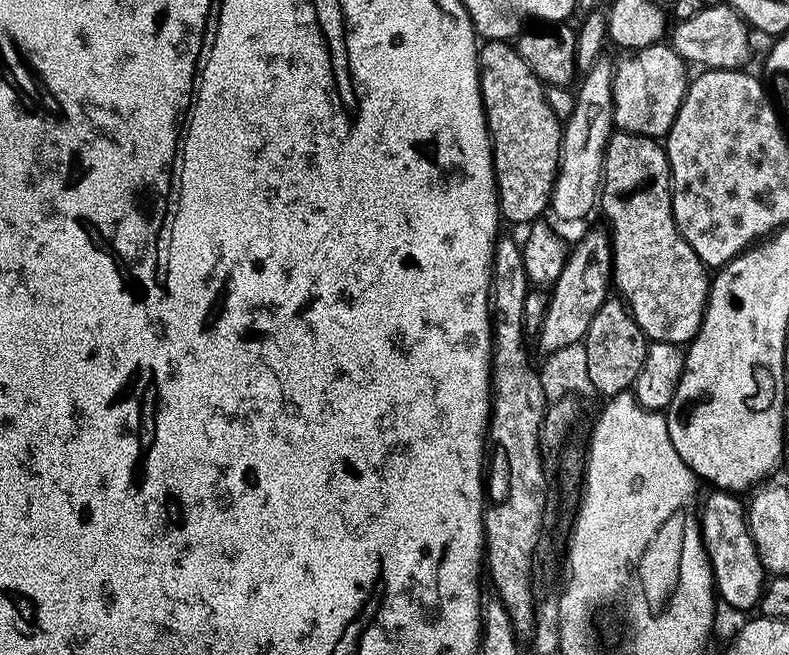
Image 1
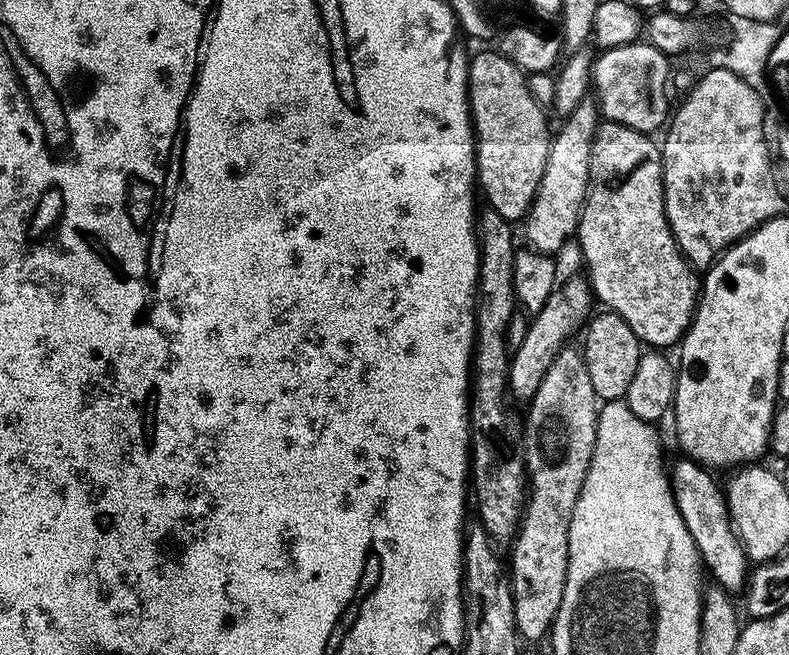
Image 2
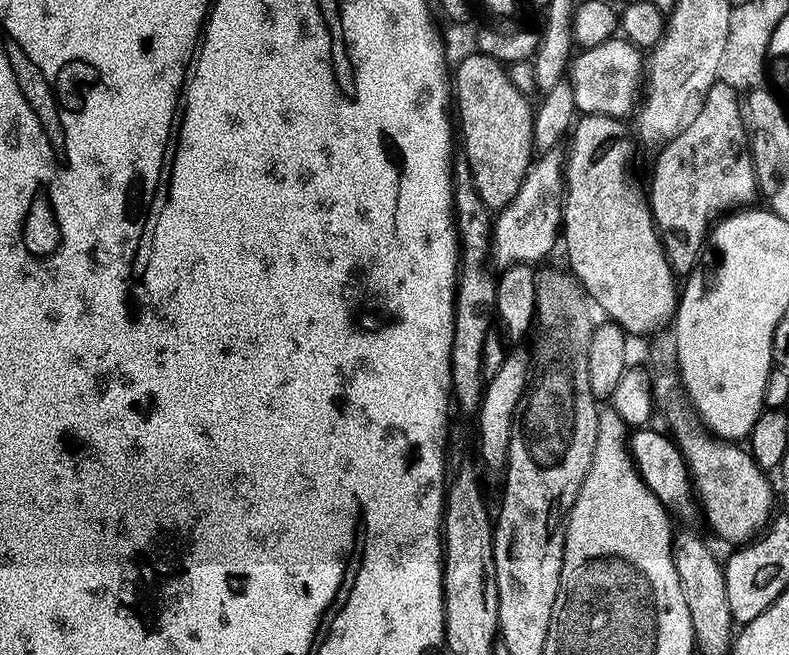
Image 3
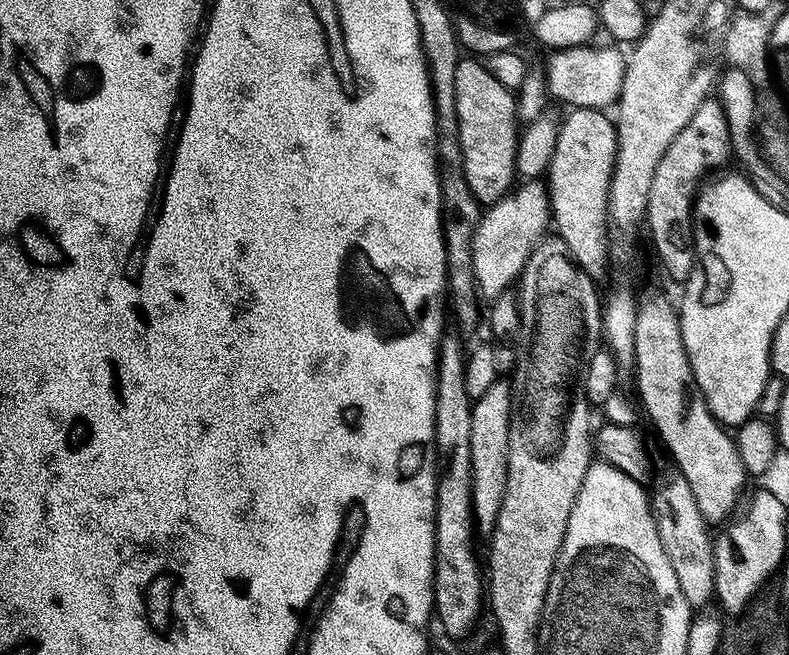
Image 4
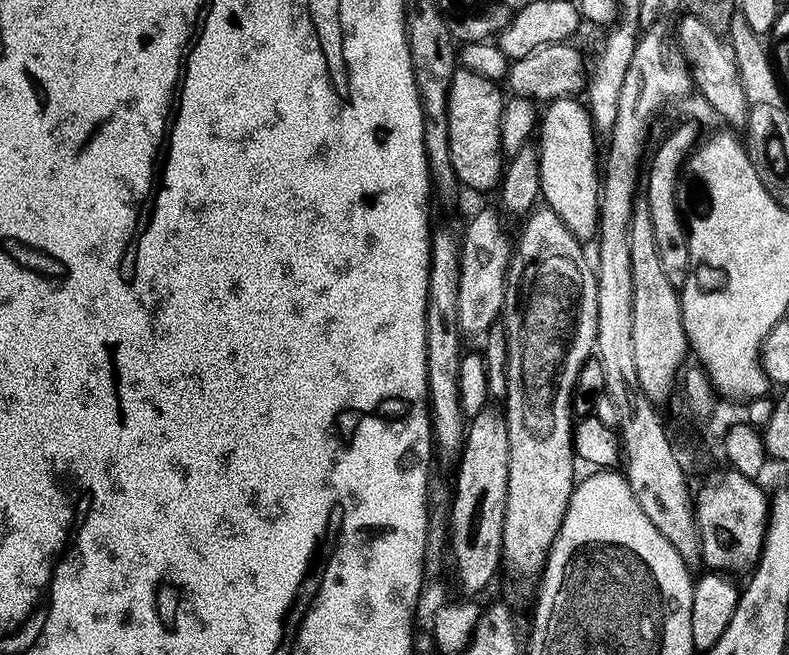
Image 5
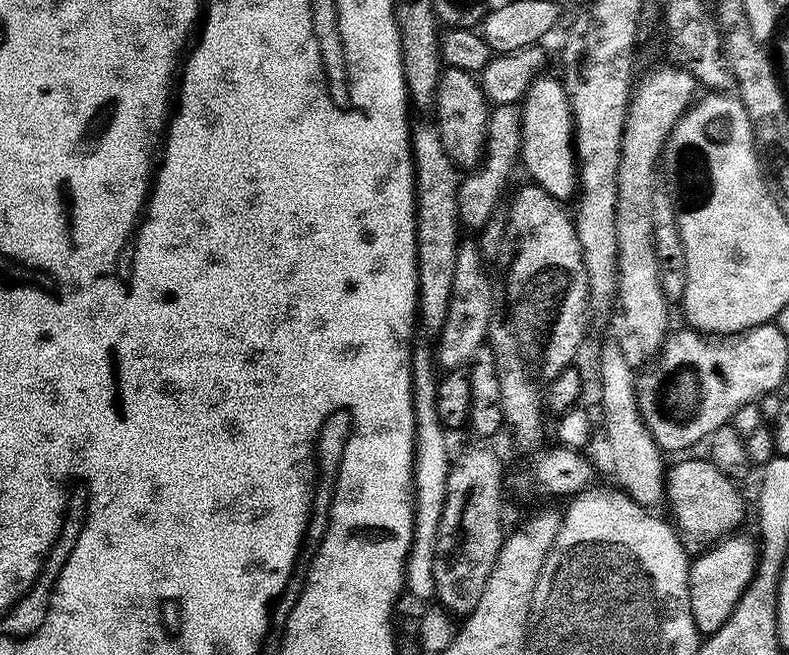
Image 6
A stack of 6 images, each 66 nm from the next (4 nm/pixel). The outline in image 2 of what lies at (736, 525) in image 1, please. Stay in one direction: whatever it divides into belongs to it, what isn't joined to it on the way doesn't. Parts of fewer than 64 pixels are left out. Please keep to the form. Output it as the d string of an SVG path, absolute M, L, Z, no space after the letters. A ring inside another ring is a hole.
M679 458L669 469L669 484L675 504L682 514L690 536L694 538L697 555L703 567L712 571L713 580L719 587L730 594L741 591L746 584L750 562L740 544L732 523L728 517L727 499L712 478L713 473L690 458Z

